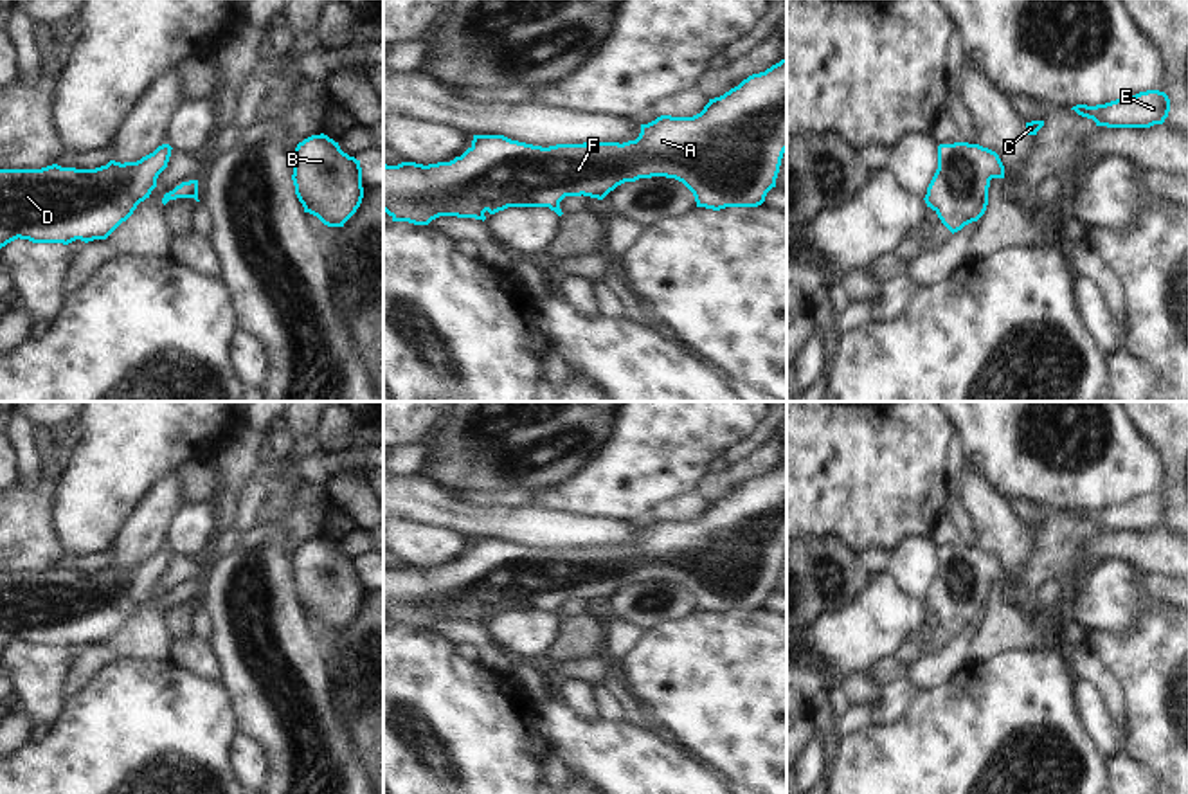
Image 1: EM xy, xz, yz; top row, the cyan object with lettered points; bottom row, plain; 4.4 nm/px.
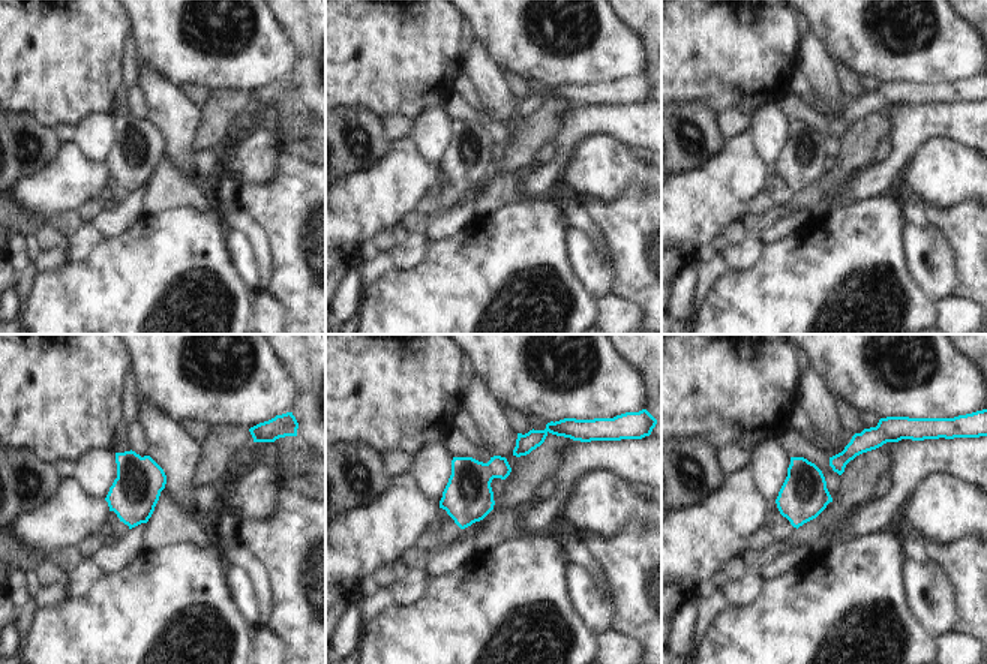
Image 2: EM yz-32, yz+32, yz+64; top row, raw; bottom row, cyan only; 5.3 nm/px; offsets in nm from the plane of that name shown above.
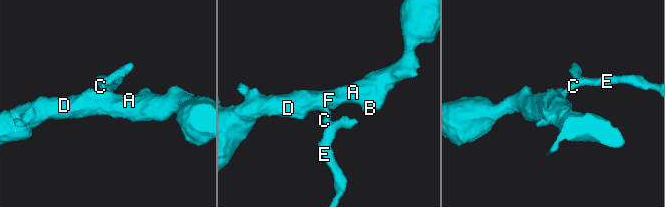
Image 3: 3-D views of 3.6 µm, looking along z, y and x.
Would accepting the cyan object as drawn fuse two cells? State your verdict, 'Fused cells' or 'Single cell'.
Single cell.

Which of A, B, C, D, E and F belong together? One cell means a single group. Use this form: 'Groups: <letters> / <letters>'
Groups: A B C D E F.

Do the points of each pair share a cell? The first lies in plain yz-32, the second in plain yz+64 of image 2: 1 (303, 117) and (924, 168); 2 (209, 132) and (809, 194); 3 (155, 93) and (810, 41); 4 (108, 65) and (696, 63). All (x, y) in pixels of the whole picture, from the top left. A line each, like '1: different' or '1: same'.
1: different
2: same
3: same
4: same

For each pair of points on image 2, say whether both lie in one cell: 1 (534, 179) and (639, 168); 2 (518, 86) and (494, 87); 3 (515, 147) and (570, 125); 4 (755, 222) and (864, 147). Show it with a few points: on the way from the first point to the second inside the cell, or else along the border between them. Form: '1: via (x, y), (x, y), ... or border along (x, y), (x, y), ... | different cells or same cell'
1: border along (584, 141), (564, 171) | different cells
2: border along (501, 71), (507, 87), (516, 98) | different cells
3: border along (576, 105), (563, 116), (558, 135), (552, 141) | different cells
4: via (782, 212), (804, 201), (837, 173) | same cell

